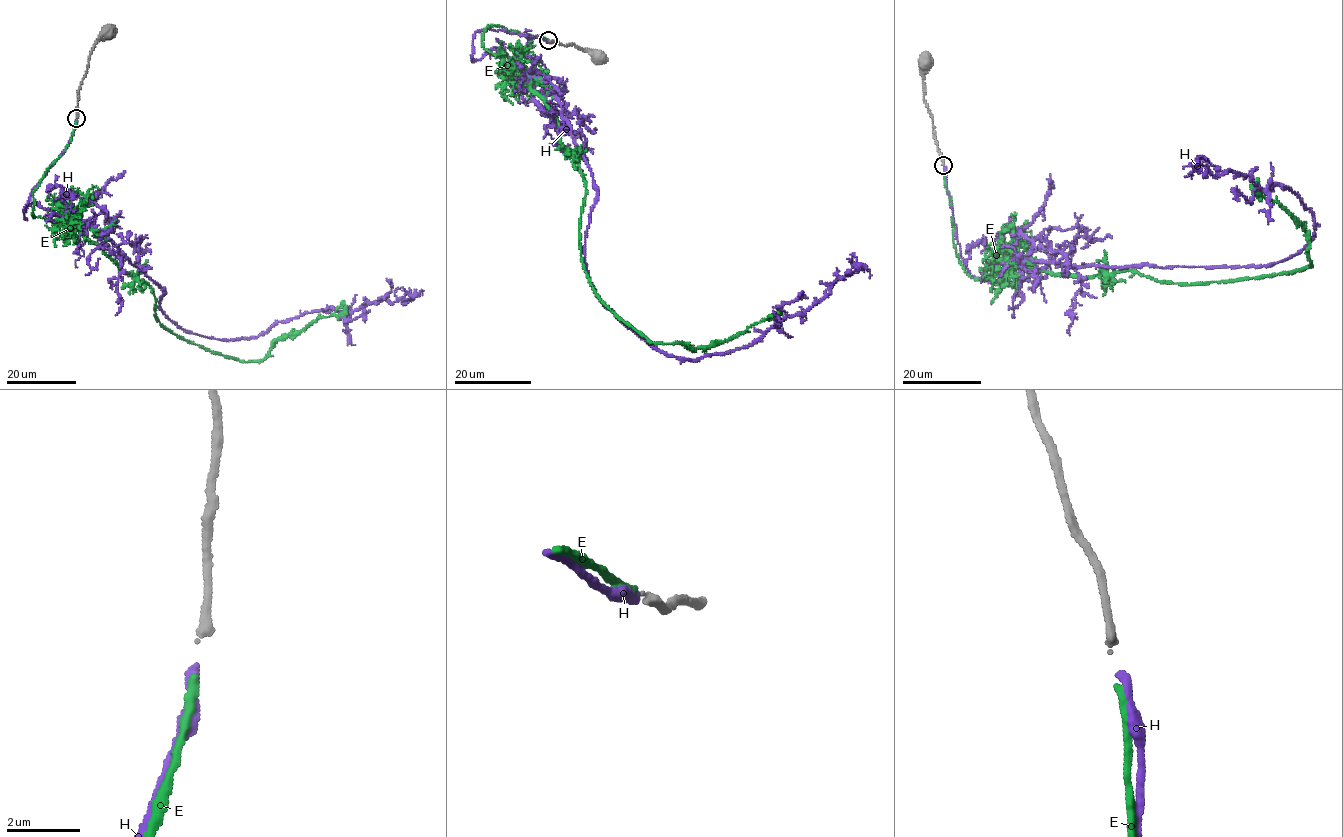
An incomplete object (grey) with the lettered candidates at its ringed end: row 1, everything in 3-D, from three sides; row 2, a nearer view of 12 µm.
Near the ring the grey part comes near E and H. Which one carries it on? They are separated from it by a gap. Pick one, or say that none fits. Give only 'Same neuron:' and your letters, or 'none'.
Same neuron: H

